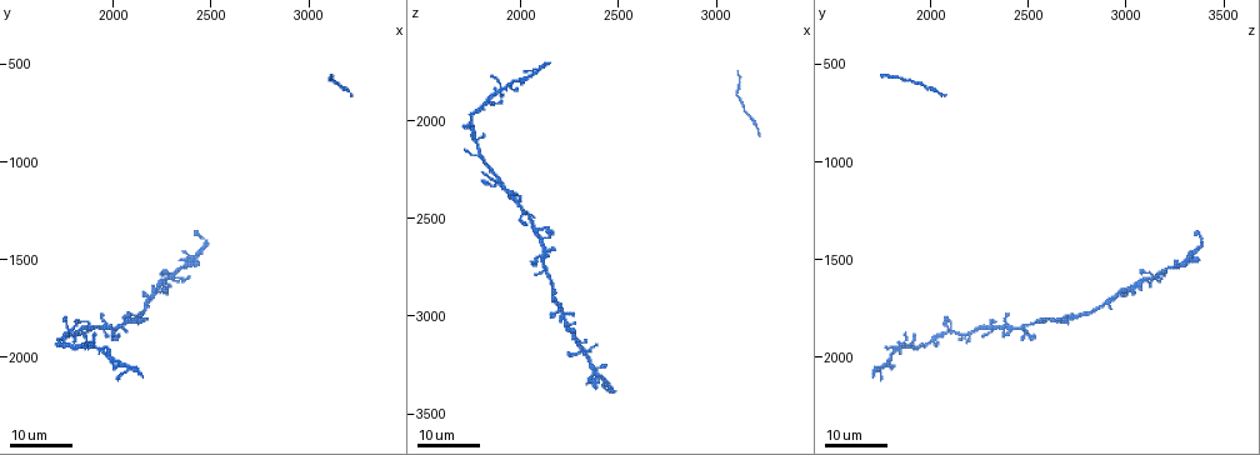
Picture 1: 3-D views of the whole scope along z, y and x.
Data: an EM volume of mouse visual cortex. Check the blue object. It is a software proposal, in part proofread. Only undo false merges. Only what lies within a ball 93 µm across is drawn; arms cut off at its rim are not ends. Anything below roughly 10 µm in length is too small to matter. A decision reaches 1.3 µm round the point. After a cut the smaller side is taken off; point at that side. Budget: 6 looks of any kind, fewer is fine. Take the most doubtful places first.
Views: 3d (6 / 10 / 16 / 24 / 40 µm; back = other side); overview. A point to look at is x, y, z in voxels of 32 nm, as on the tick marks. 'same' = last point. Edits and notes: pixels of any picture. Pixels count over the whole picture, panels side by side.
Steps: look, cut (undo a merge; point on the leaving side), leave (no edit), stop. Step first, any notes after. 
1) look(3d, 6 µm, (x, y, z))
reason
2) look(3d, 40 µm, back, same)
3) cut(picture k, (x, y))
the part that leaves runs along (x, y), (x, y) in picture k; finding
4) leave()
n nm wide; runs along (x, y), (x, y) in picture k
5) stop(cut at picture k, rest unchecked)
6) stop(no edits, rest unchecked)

look(3d, 16 µm, (1750, 1920, 1980))

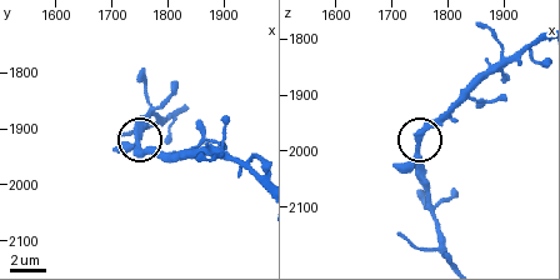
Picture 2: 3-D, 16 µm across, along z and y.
look(3d, 10 µm, (1745, 1925, 1995))
zoom in

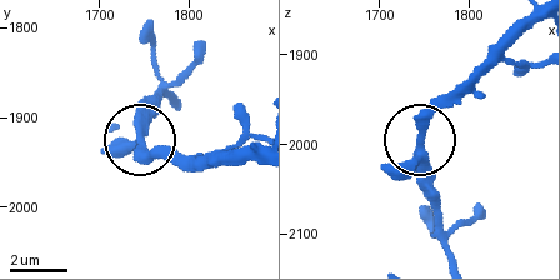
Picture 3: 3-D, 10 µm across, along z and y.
leave()
3 arms; runs along (454, 259), (419, 136), (474, 75) in picture 3; all the same cell

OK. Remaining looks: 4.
look(3d, 16 µm, (2110, 1820, 2620))
branch point

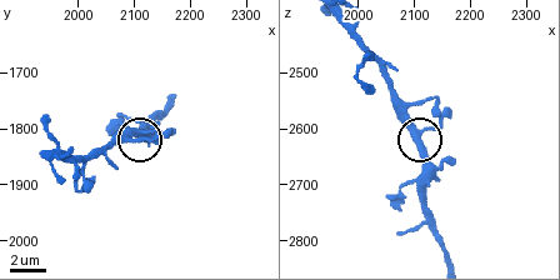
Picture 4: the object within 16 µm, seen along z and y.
look(3d, 6 µm, (2095, 1800, 2610))

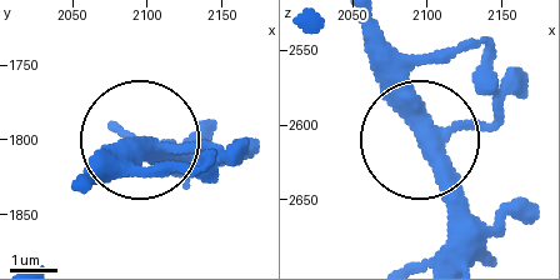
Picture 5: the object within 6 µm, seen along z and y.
leave()
350 nm wide; continuous, no second cell

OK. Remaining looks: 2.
look(3d, 16 µm, (1910, 1850, 2330))
narrows sharply

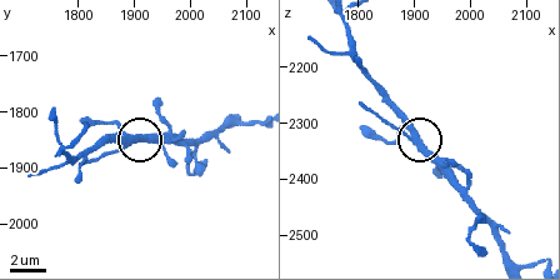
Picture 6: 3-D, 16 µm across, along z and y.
look(3d, 10 µm, (1910, 1850, 2320))
closer look

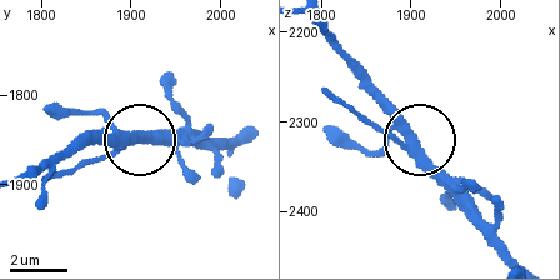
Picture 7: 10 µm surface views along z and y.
leave()
runs along (510, 254), (414, 133), (353, 70) in picture 7; all the same cell

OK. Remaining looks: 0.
stop(no edits, rest unchecked)

